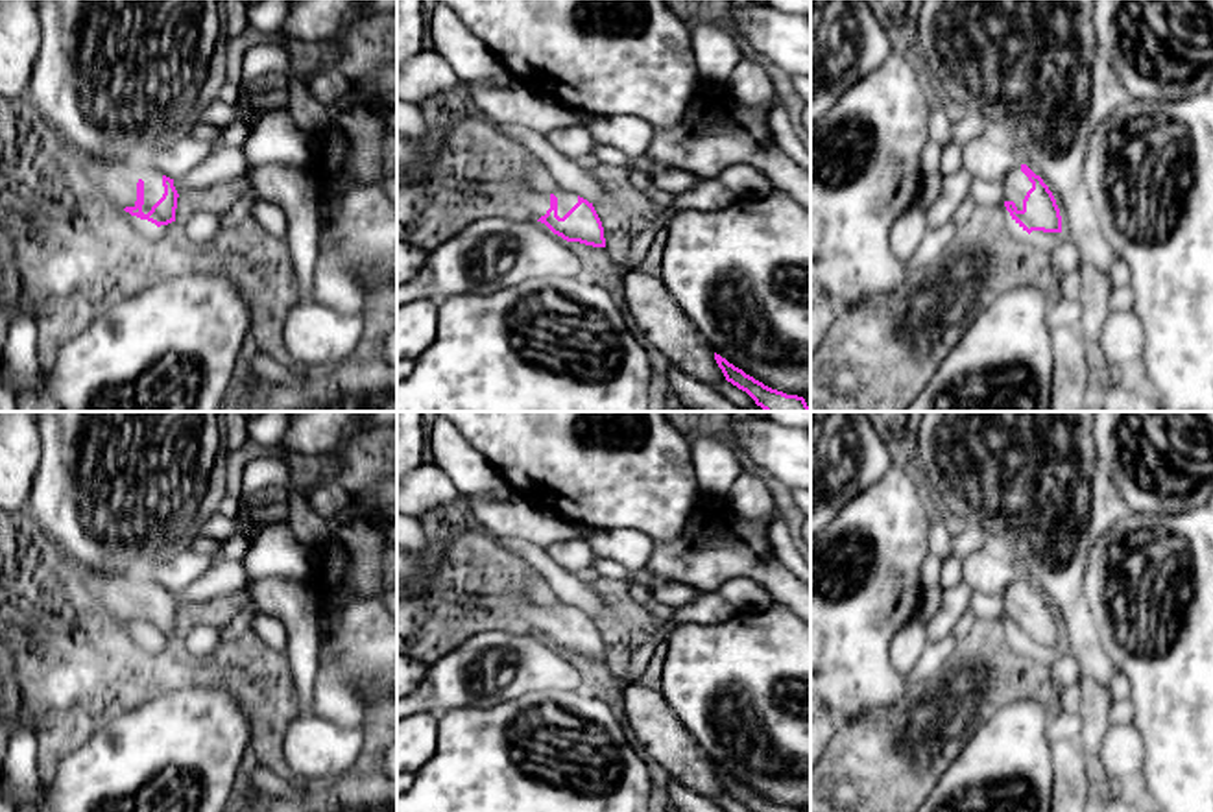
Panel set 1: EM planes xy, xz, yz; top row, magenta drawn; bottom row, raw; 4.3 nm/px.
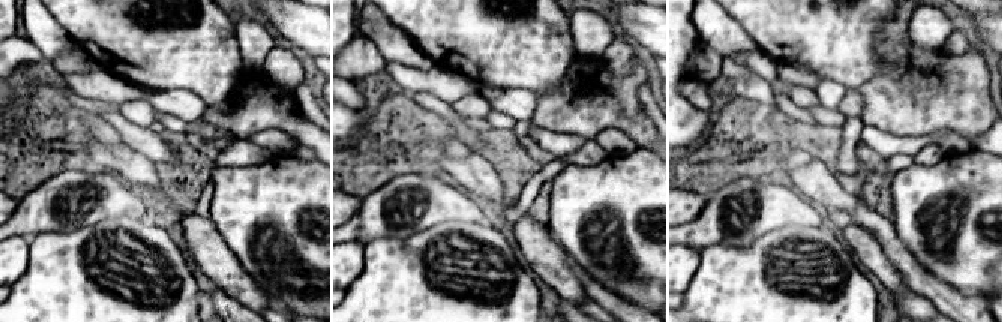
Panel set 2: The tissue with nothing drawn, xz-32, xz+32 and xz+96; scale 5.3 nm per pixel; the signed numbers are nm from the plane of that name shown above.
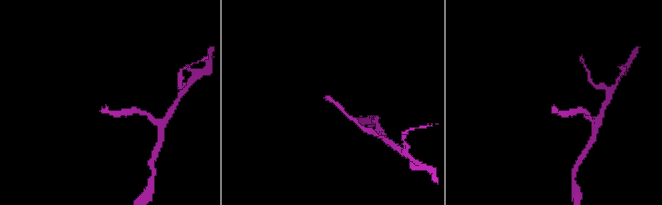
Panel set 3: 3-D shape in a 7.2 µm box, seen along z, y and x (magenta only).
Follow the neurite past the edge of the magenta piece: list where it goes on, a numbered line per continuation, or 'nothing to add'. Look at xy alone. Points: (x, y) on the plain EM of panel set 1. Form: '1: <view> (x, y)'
1: xy (119, 593)

